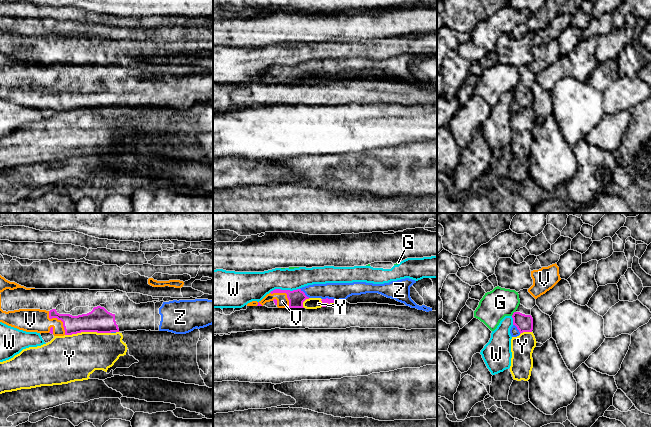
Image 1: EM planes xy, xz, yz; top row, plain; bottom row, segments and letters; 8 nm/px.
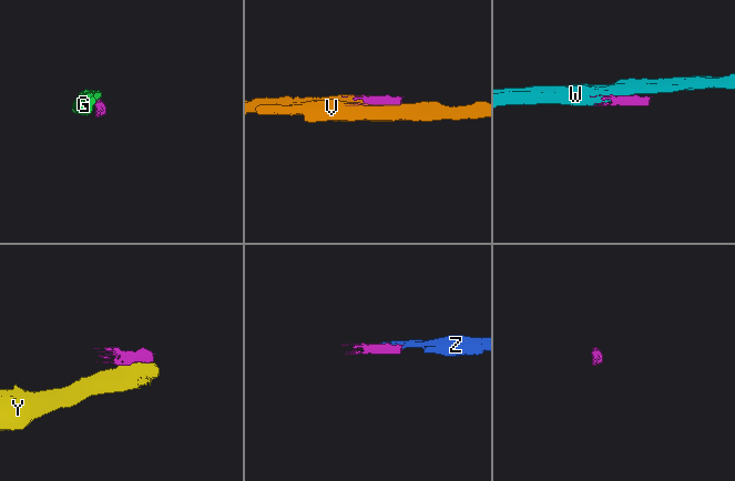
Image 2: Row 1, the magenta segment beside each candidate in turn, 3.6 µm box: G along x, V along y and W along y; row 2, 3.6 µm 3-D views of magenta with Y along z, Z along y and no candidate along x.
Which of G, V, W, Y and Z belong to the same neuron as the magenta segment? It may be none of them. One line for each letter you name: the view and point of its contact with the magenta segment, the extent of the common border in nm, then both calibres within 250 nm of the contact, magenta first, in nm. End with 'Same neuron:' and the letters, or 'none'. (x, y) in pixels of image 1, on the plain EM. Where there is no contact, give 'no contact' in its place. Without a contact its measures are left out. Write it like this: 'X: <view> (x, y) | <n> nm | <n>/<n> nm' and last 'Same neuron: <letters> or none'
V: xy (59, 95) | 240 nm | 160/190 nm
Z: xz (329, 75) | 110 nm | 40/140 nm
Same neuron: V, Z

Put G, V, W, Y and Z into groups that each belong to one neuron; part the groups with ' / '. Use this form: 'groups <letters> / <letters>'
groups G / V Z / W / Y

